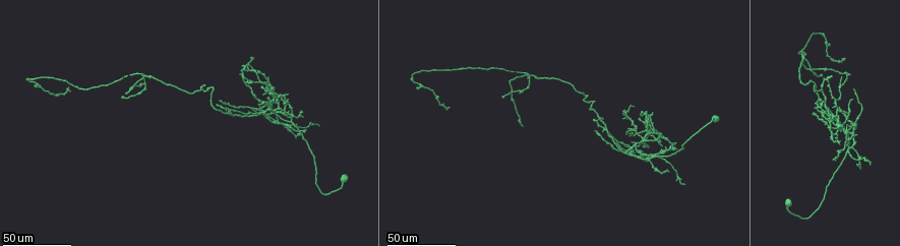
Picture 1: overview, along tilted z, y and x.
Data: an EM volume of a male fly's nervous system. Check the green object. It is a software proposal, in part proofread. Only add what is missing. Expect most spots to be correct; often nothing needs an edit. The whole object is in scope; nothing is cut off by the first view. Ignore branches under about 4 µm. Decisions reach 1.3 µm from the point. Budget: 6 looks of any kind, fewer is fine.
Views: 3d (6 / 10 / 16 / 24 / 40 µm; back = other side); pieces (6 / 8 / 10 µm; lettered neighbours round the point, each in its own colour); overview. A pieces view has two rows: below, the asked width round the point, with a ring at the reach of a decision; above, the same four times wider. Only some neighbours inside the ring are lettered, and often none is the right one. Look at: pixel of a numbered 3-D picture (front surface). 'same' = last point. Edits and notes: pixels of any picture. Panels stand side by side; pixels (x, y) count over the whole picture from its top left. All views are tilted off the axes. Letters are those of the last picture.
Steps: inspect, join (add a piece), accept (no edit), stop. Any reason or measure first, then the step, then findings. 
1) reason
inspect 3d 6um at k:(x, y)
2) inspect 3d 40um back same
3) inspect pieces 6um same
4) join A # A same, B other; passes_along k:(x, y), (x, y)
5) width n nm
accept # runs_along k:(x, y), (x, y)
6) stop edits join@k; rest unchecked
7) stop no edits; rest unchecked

long arm stops here
inspect 3d 40um at 1:(628, 136)

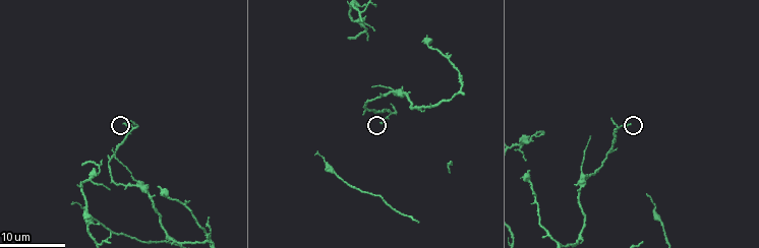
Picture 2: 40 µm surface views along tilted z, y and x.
inspect pieces 6um at 2:(630, 122)

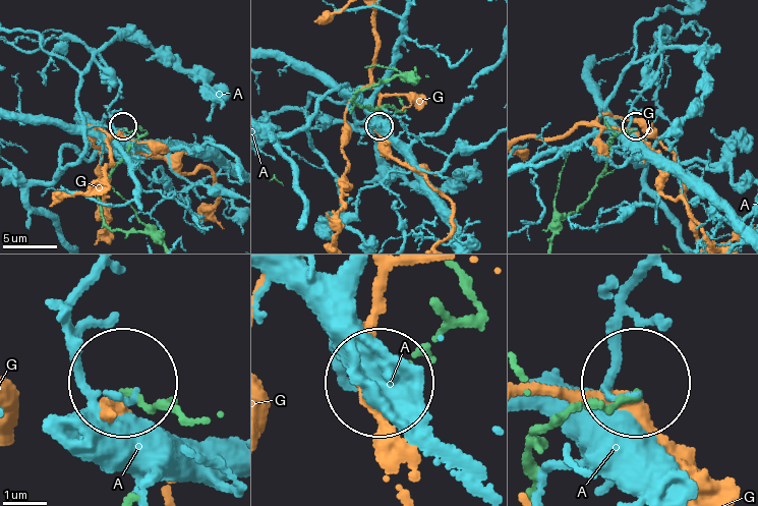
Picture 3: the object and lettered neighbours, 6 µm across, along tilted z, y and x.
accept # A other, G other; no lettered piece goes on from it

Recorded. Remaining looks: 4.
tapers out
inspect 3d 24um at 1:(857, 165)

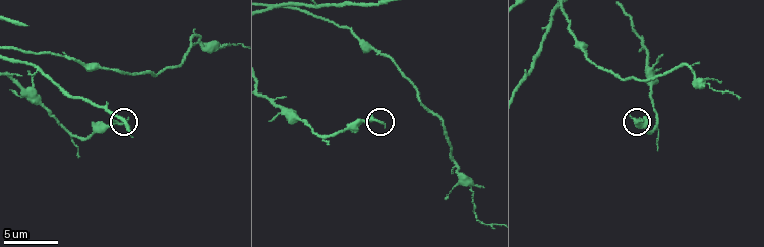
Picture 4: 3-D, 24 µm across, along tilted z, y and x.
inspect pieces 6um at 4:(642, 120)

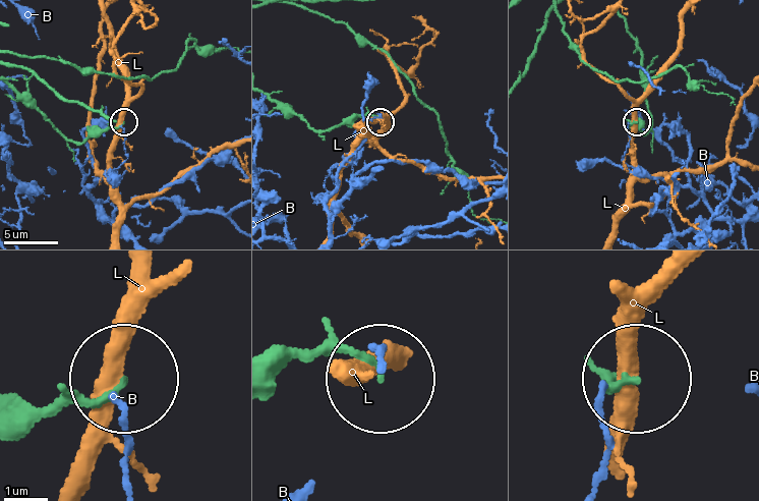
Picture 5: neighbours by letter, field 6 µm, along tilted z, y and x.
width 160 nm
accept # B other, L other; none of them fits

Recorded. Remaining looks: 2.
an open end
inspect 3d 24um at 1:(33, 84)

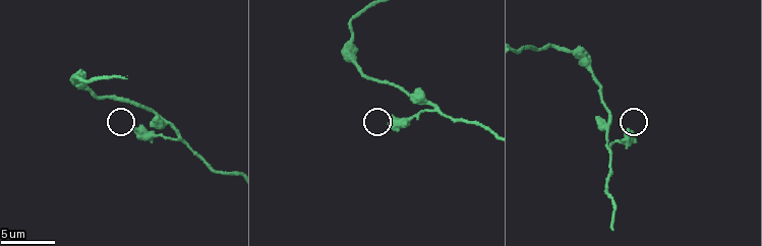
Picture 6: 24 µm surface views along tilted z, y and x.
inspect pieces 6um at 6:(389, 126)

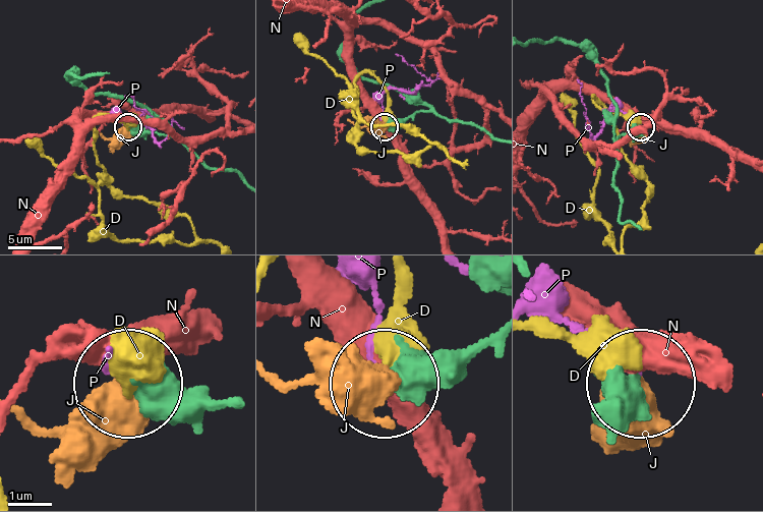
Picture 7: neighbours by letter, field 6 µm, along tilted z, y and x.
width 350 nm
accept # D other, J other, N other, P other; no lettered piece goes on from it

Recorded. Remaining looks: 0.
stop no edits; rest unchecked

